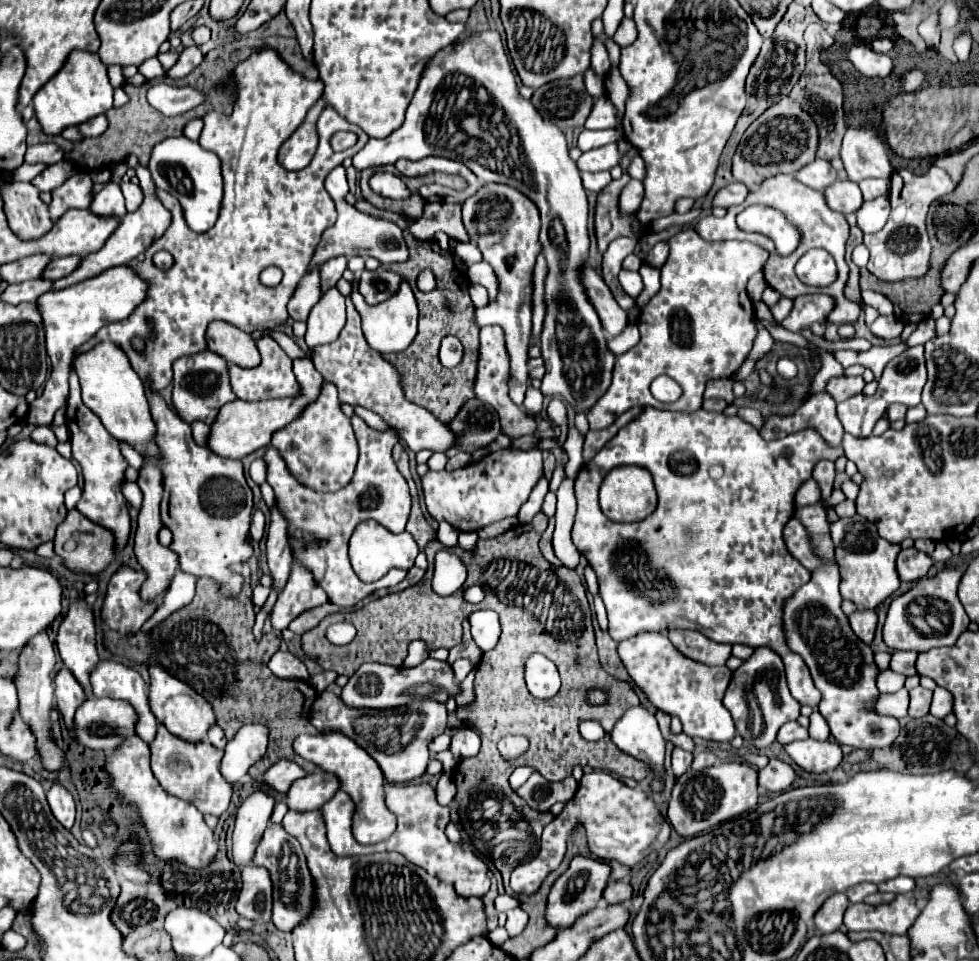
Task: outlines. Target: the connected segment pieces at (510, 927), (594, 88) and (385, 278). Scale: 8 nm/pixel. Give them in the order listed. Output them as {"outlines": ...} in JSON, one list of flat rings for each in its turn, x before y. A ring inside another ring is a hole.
{"outlines":[[[516,907,516,909,510,909,506,915,508,915,508,919,506,919,506,931,508,931,508,935,510,937,520,935,526,929,526,923,529,921,528,914,524,913,520,907]],[[592,69,586,71,584,81,586,81,586,91,588,91,594,99,598,99,598,97,604,95,604,81,602,81,602,77,598,77]],[[384,269,364,271,360,277,360,293,364,295,368,305,378,305,390,299,398,291,400,283,402,283,402,277,396,273,390,273]]]}

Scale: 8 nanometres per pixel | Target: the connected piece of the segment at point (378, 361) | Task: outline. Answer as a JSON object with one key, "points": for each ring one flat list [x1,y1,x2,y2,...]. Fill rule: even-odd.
{"points":[[346,297,346,311,348,311,348,321,340,337,330,345,320,345,310,351,310,359,314,361,314,367,318,369,318,373,322,373,326,381,332,381,336,385,340,393,340,401,350,405,362,405,378,413,390,427,396,427,400,431,400,439,414,453,420,449,446,451,448,447,452,447,454,433,442,421,438,421,432,413,410,403,404,397,404,389,400,383,402,375,398,375,394,365,390,365,390,361,382,357,382,353,368,347,360,329,360,315,354,309,350,297]]}

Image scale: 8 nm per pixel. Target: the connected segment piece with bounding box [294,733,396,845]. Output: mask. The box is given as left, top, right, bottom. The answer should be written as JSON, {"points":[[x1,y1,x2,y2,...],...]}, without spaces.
{"points":[[324,733,324,735,300,735,294,739,294,751,312,761,316,767,324,769,326,773,334,773,340,781,340,789,346,791,354,801,354,823,352,835,358,843,370,845,388,839,396,829,396,817,384,803,384,775,378,763,360,749,352,739,340,733]]}

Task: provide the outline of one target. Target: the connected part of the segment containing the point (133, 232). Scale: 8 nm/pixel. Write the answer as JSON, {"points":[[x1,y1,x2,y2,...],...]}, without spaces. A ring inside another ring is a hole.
{"points":[[128,157,126,163,128,163,130,167,136,167,136,177,140,179,140,187,142,187,142,191,144,191,144,201,142,201,142,205,138,207,138,211,124,215,124,219,120,221,118,229,108,237,108,241,104,243,104,247,102,247,98,253,88,253,88,255,84,255,82,261,80,261,80,265,78,265,70,275,66,275,66,277,62,277,62,279,56,279,56,281,54,281,54,289,64,289,64,287,76,285,76,283,80,283,80,281,84,281,84,279,96,277,98,273,102,273,102,271,106,271,106,269,110,269,110,267,126,265,128,261,132,261,132,259,136,259,140,253,144,253,144,251,150,247,150,243,152,243,154,239,158,239,158,237,168,229,168,225,170,225,170,211,156,199,156,195,154,195,154,181,152,181,152,177,150,177,150,171,148,171,146,167,140,167,138,161,136,161,136,157]]}

